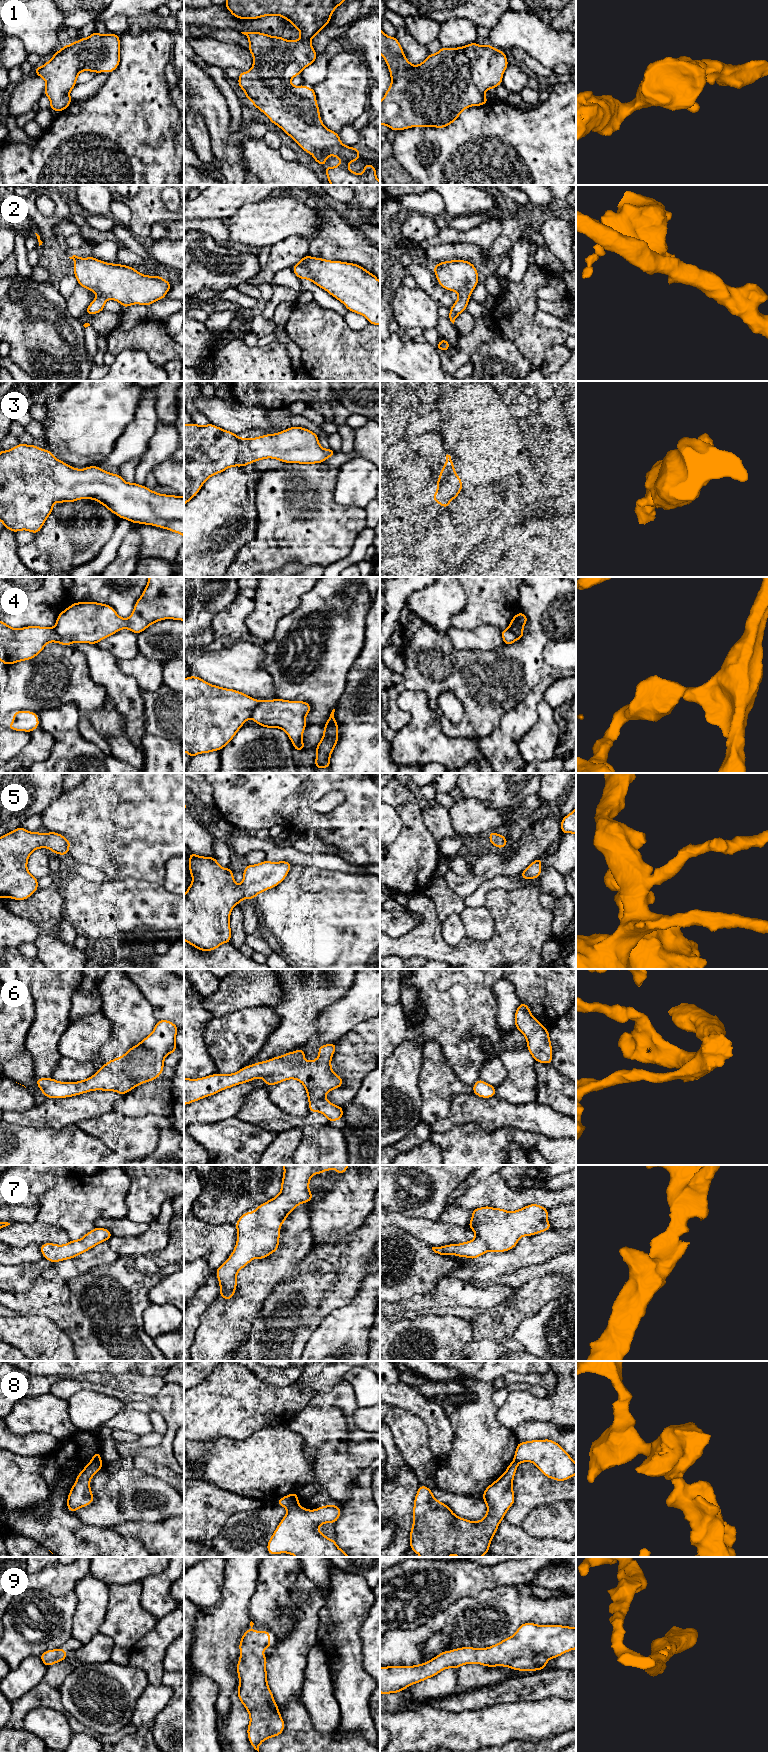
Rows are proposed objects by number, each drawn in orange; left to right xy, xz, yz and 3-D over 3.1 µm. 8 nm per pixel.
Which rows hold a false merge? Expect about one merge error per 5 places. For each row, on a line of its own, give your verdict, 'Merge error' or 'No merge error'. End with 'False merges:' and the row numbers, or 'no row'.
1: No merge error
2: No merge error
3: No merge error
4: Merge error
5: No merge error
6: No merge error
7: No merge error
8: Merge error
9: No merge error
False merges: 4, 8

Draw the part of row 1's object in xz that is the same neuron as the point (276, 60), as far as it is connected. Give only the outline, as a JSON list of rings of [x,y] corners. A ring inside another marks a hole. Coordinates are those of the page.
[[[226,0],[225,7],[238,19],[258,19],[264,16],[282,16],[288,20],[300,32],[300,38],[296,41],[286,40],[283,37],[270,36],[260,32],[241,32],[249,39],[248,50],[251,52],[254,62],[248,72],[240,72],[238,84],[245,92],[246,98],[253,102],[253,106],[263,112],[271,123],[280,127],[290,136],[306,153],[312,154],[314,160],[319,165],[327,163],[327,156],[335,156],[341,163],[334,167],[324,169],[328,182],[331,185],[380,185],[376,176],[376,166],[365,163],[364,172],[357,174],[350,170],[347,165],[360,159],[360,150],[355,147],[348,147],[341,143],[339,134],[331,131],[323,125],[320,118],[320,111],[316,101],[314,88],[306,85],[292,86],[291,79],[301,74],[301,72],[314,63],[318,54],[311,45],[311,39],[318,35],[330,23],[334,10],[345,0]]]

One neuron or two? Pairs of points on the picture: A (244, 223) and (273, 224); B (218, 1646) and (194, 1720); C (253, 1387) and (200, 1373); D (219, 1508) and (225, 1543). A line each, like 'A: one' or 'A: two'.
A: one
B: two
C: two
D: two

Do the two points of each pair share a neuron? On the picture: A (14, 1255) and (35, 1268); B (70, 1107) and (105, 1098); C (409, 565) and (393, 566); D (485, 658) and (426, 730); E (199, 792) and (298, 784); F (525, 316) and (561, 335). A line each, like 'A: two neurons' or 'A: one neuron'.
A: two neurons
B: one neuron
C: one neuron
D: two neurons
E: two neurons
F: one neuron

